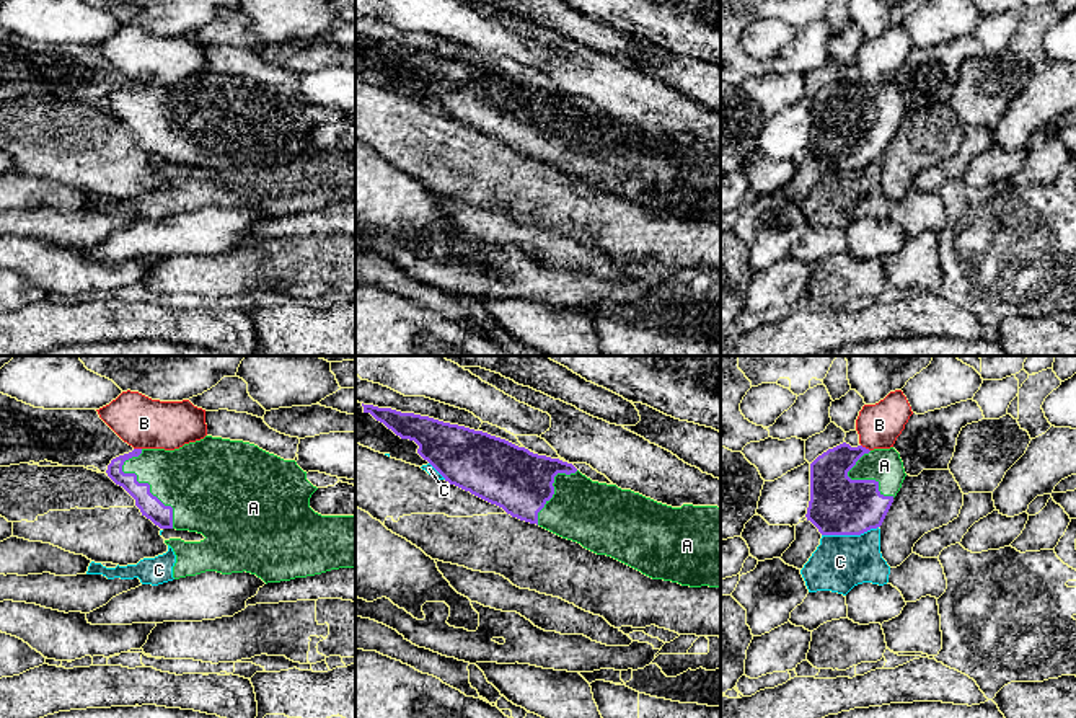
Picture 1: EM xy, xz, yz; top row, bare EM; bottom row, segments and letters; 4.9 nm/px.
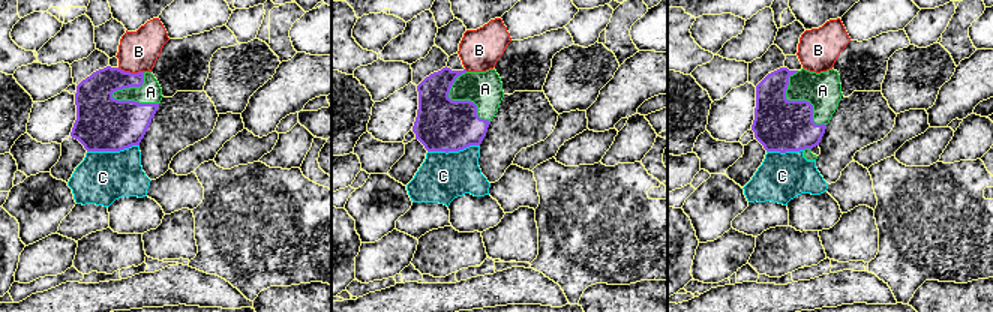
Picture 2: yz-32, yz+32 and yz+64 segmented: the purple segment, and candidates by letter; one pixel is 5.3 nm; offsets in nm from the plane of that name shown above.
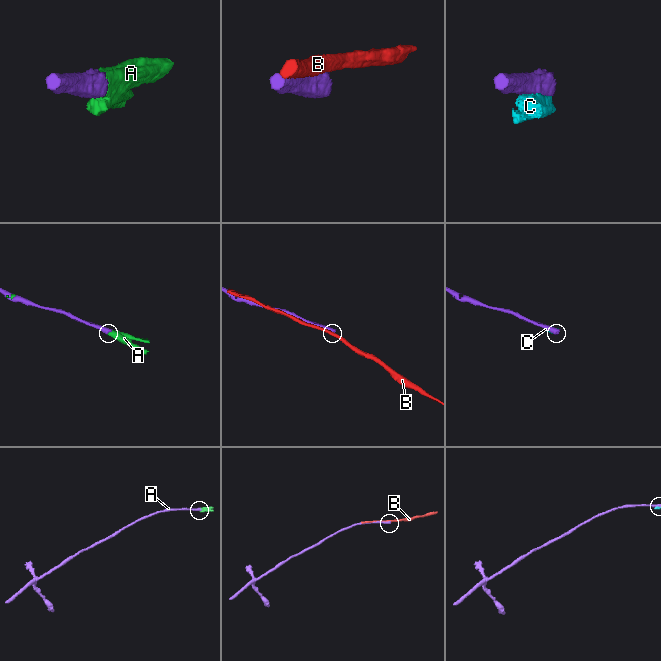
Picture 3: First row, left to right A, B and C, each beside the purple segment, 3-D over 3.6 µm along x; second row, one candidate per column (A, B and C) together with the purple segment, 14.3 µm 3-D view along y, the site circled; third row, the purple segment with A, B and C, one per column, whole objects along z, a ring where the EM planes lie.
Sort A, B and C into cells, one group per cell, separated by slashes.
A / B / C

